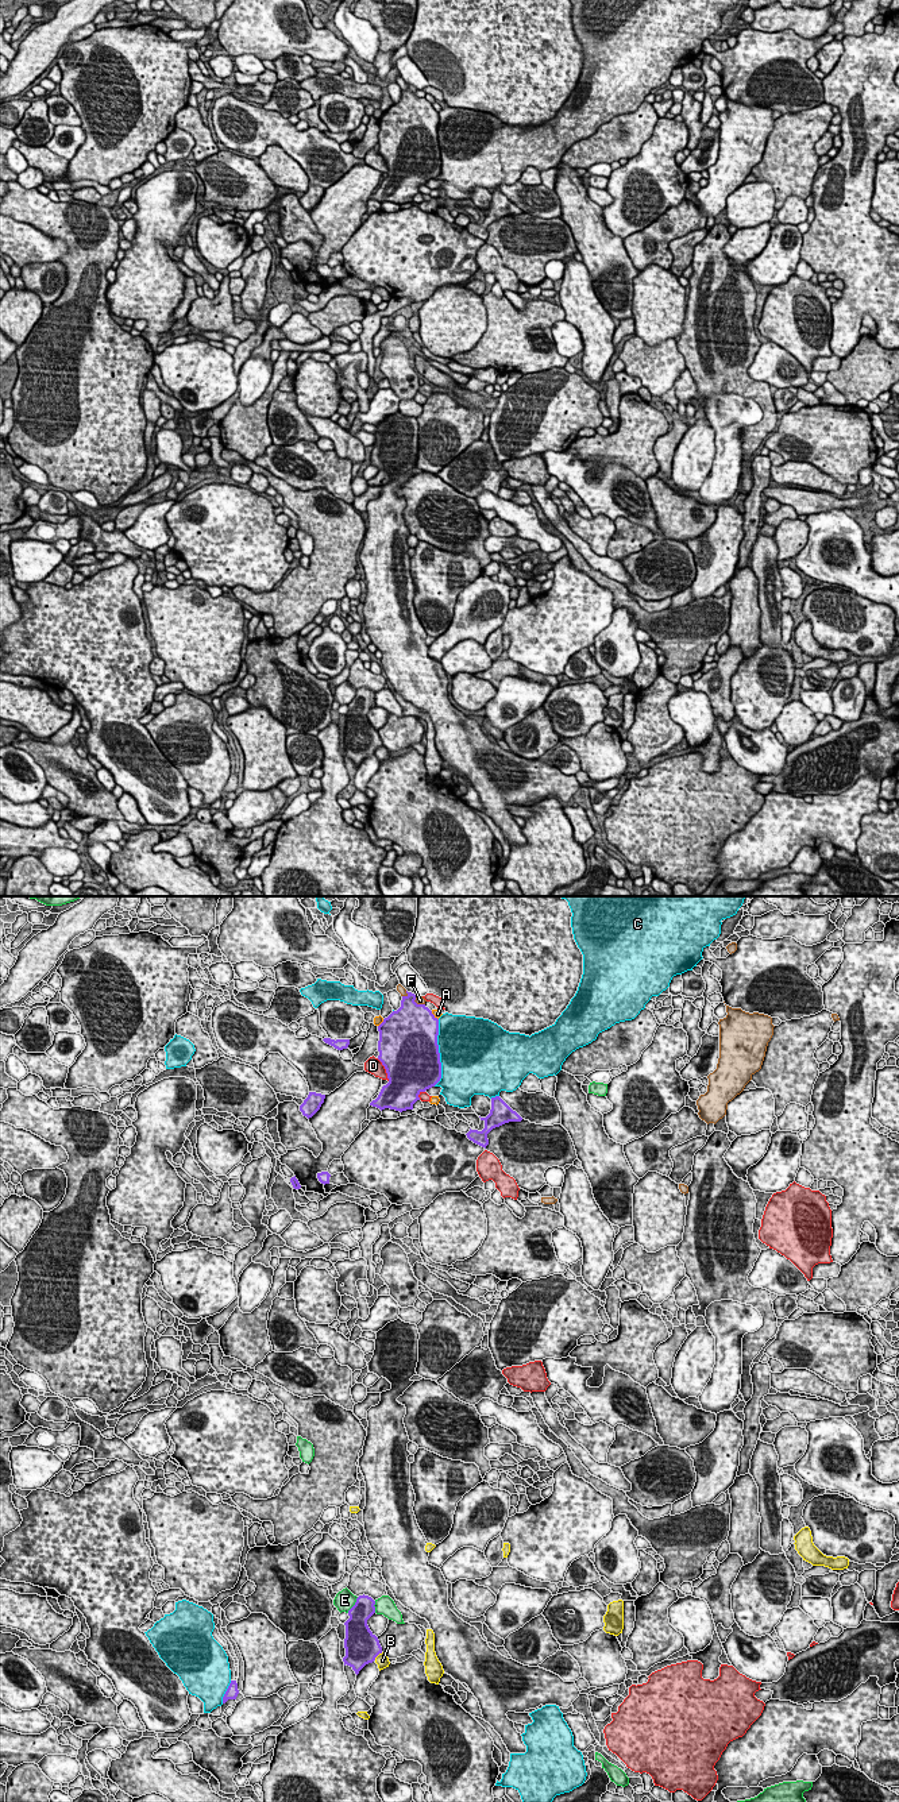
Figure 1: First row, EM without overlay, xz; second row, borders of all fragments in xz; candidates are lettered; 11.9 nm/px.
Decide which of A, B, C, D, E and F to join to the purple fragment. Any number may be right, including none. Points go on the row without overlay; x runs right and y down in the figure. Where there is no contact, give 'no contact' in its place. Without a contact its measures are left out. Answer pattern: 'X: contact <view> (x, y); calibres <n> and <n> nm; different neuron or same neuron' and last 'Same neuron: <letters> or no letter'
A: contact xz (433, 108); calibres 500 and 90 nm; different neuron
B: contact xz (378, 747); calibres 400 and 160 nm; different neuron
C: contact xz (439, 146); calibres 500 and 500 nm; different neuron
D: contact xz (385, 161); calibres 500 and 200 nm; different neuron
E: contact xz (354, 698); calibres 260 and 240 nm; different neuron
F: contact xz (419, 97); calibres 500 and 100 nm; different neuron
Same neuron: no letter

